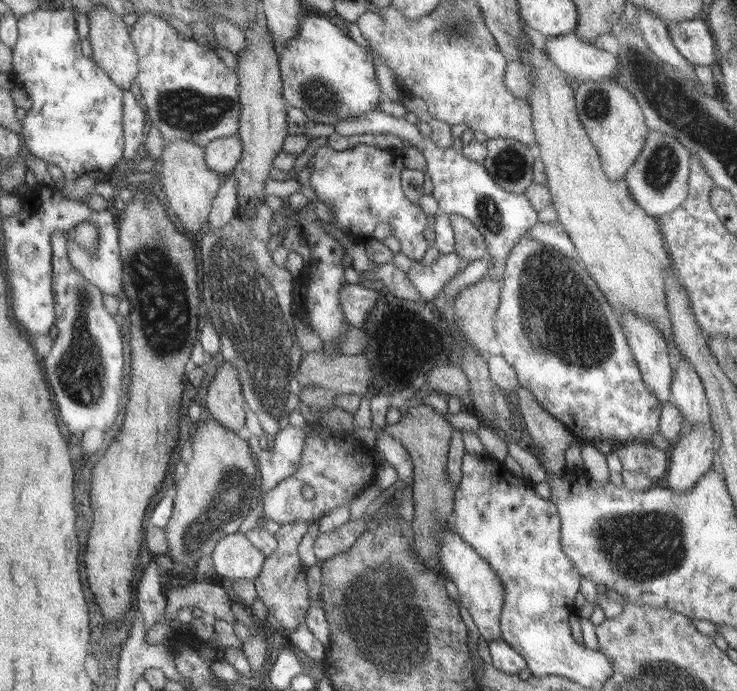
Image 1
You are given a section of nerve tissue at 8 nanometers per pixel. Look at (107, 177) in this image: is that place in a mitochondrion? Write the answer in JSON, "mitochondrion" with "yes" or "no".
{"mitochondrion":"no"}

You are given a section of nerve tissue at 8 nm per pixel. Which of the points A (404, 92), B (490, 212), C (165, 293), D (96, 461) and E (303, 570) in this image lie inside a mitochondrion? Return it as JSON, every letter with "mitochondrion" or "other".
{"A":"other","B":"mitochondrion","C":"mitochondrion","D":"other","E":"other"}

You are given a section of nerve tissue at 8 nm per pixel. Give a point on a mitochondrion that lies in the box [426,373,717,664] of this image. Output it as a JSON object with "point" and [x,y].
{"point":[643,548]}

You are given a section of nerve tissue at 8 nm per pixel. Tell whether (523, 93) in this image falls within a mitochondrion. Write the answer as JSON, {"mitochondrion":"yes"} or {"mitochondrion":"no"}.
{"mitochondrion":"no"}

